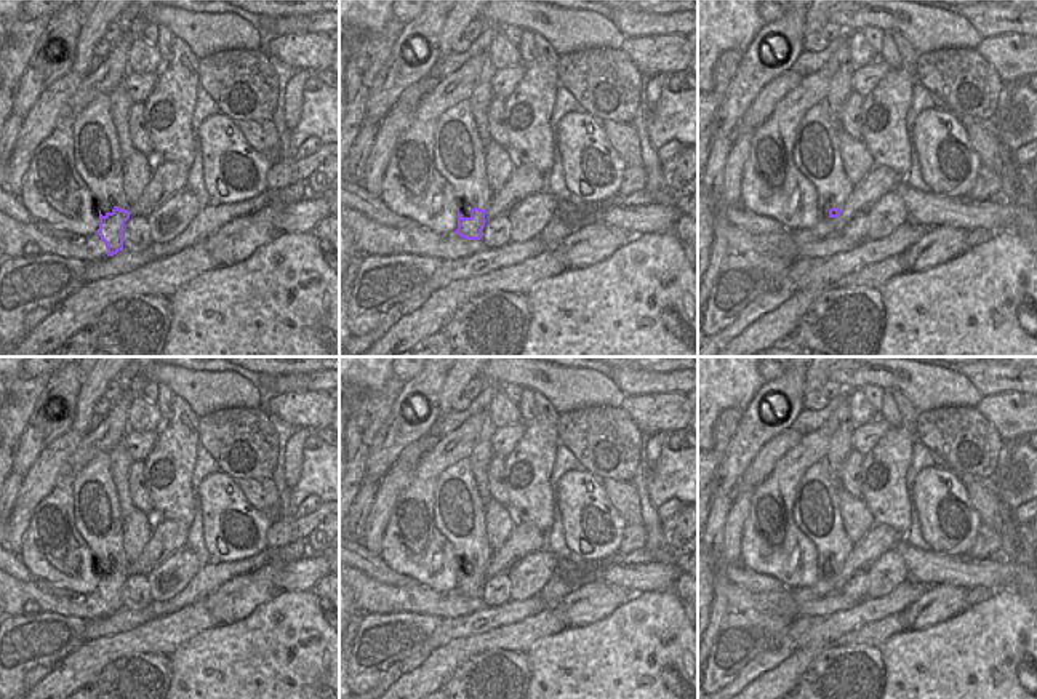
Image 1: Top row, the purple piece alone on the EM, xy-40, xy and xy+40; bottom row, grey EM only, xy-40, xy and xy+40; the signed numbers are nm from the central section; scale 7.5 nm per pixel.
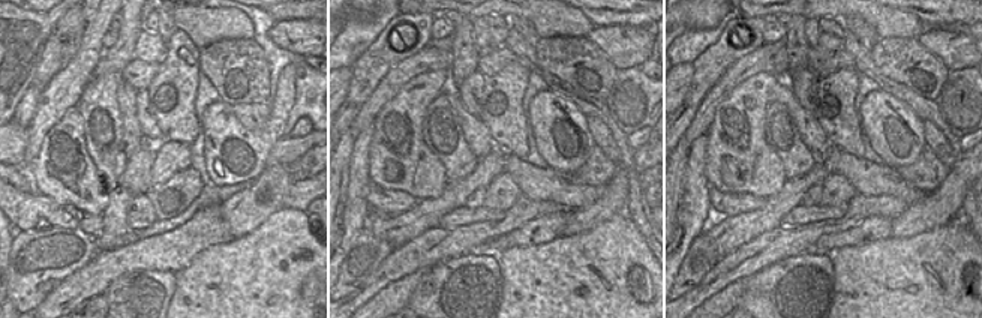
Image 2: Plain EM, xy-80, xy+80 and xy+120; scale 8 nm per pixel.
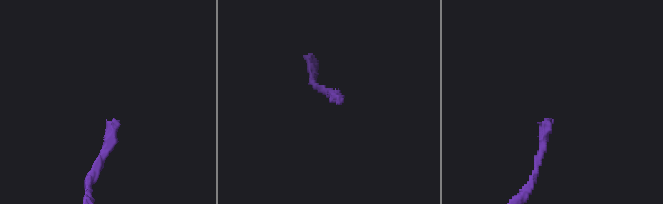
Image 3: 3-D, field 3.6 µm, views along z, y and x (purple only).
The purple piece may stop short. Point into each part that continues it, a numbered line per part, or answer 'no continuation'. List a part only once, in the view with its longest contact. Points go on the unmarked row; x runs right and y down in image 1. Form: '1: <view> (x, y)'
1: xy (458, 511)

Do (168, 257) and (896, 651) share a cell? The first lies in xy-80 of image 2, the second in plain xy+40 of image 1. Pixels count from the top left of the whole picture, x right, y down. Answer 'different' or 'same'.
different

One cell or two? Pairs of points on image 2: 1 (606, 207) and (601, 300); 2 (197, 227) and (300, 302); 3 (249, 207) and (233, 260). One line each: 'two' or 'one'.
1: two
2: two
3: two

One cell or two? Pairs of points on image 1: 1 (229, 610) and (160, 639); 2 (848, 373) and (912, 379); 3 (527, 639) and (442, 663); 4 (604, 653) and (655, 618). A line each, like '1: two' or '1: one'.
1: two
2: one
3: one
4: one

